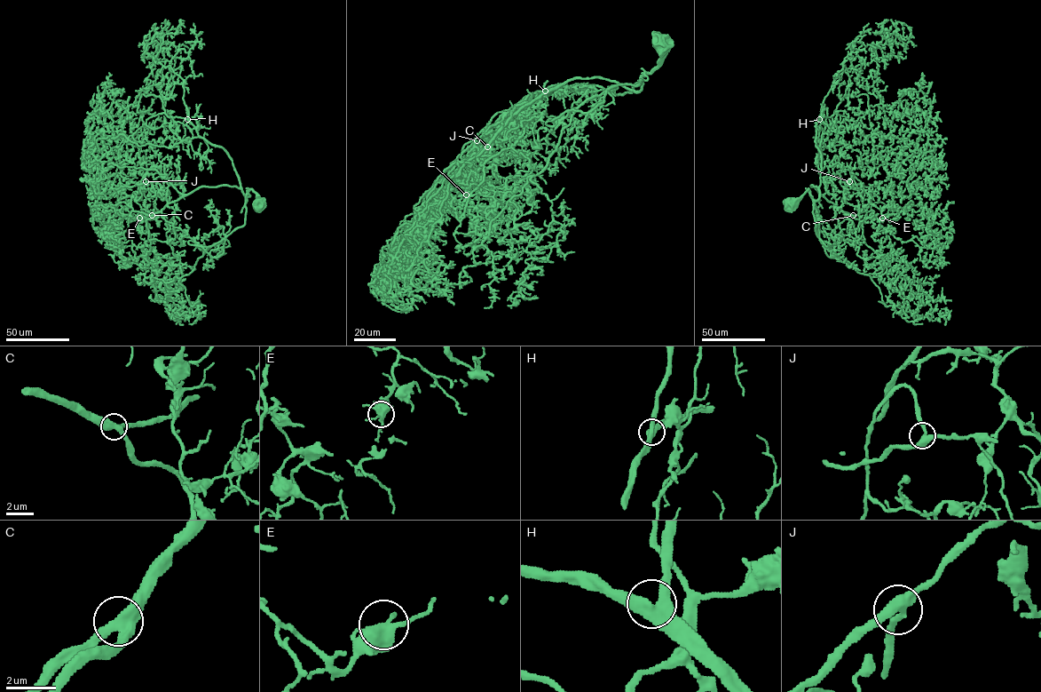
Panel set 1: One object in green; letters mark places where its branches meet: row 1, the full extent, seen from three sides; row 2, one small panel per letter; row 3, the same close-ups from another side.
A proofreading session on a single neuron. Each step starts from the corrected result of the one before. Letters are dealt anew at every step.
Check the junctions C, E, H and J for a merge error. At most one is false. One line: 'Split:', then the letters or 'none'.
Split: none

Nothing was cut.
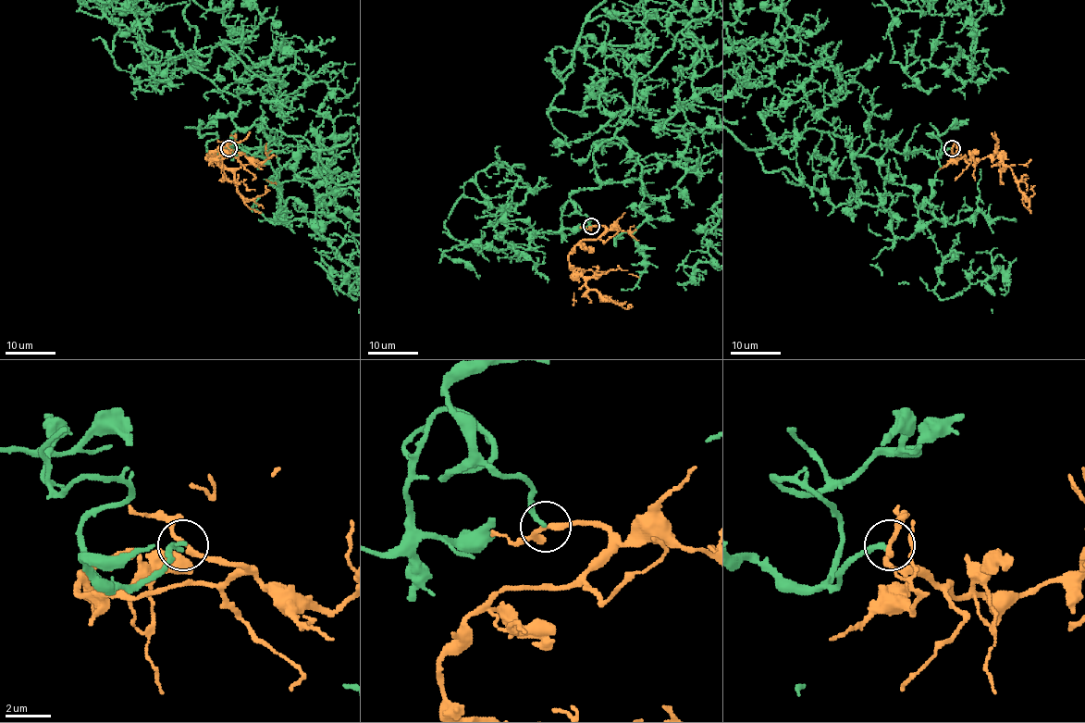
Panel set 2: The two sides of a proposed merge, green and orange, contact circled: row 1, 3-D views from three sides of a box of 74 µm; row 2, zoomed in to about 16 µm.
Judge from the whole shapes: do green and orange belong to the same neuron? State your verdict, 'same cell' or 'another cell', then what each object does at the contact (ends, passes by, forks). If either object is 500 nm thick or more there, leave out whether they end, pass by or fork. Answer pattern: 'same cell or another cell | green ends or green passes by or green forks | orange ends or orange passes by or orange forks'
same cell | green ends | orange passes by

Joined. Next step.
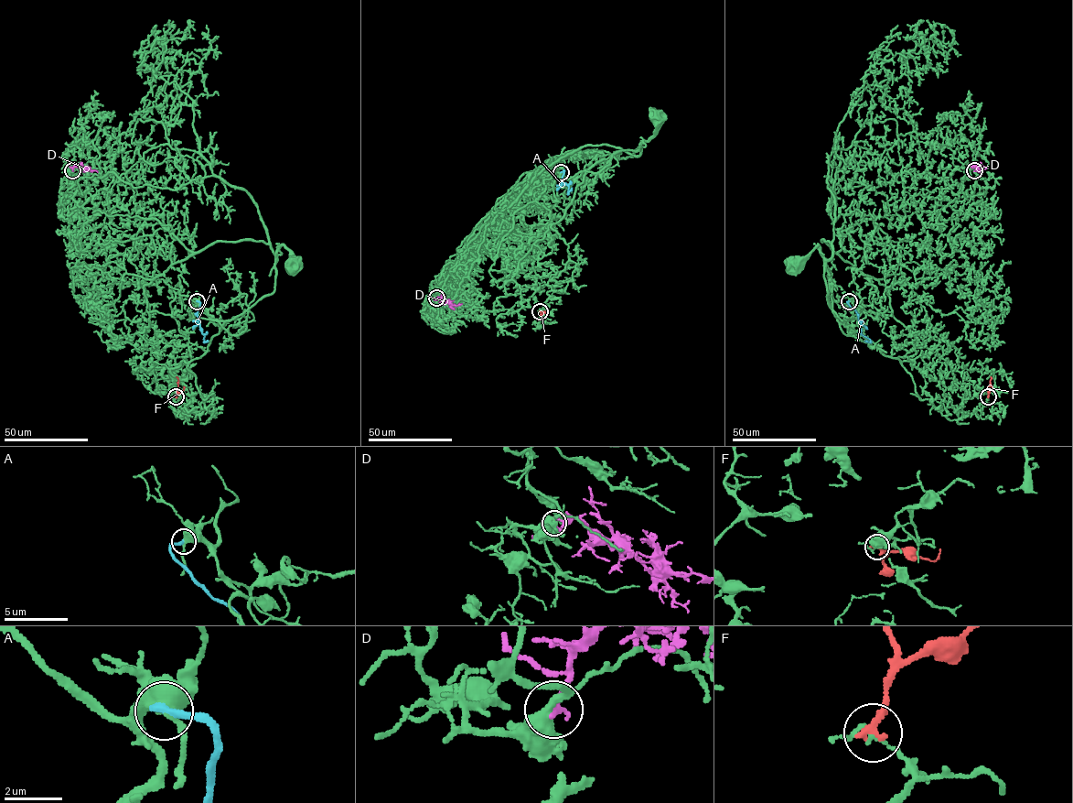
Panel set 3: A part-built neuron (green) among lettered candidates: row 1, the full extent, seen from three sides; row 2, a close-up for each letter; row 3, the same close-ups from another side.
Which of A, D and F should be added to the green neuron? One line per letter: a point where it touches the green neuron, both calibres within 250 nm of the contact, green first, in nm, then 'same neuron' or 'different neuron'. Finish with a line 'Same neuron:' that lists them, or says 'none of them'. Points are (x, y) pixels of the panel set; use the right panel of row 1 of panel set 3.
A: contact (849, 301); calibres 600 and 320 nm; different neuron
D: contact (974, 170); calibres 550 and 240 nm; different neuron
F: contact (988, 396); calibres 120 and 280 nm; different neuron
Same neuron: none of them

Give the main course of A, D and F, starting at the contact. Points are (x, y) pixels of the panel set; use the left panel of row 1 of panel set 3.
A: (197, 301), (200, 303), (198, 322), (204, 341), (208, 341)
D: (72, 170), (75, 166), (81, 165), (98, 172)
F: (176, 397), (178, 380), (176, 377)

